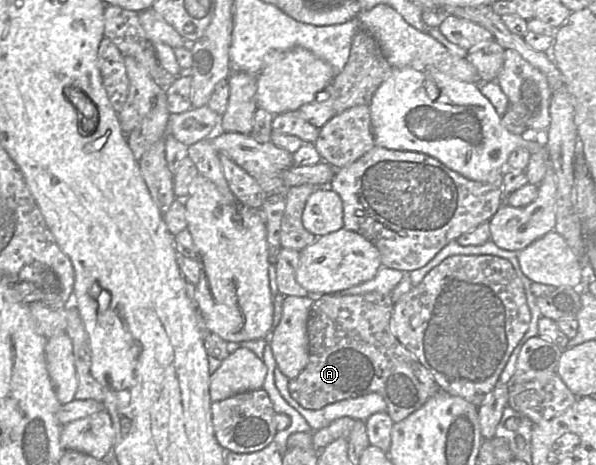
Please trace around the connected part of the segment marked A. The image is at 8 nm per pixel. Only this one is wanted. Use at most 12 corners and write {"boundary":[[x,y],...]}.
{"boundary":[[391,294],[317,299],[290,395],[376,392],[394,423],[439,388],[393,334]]}

